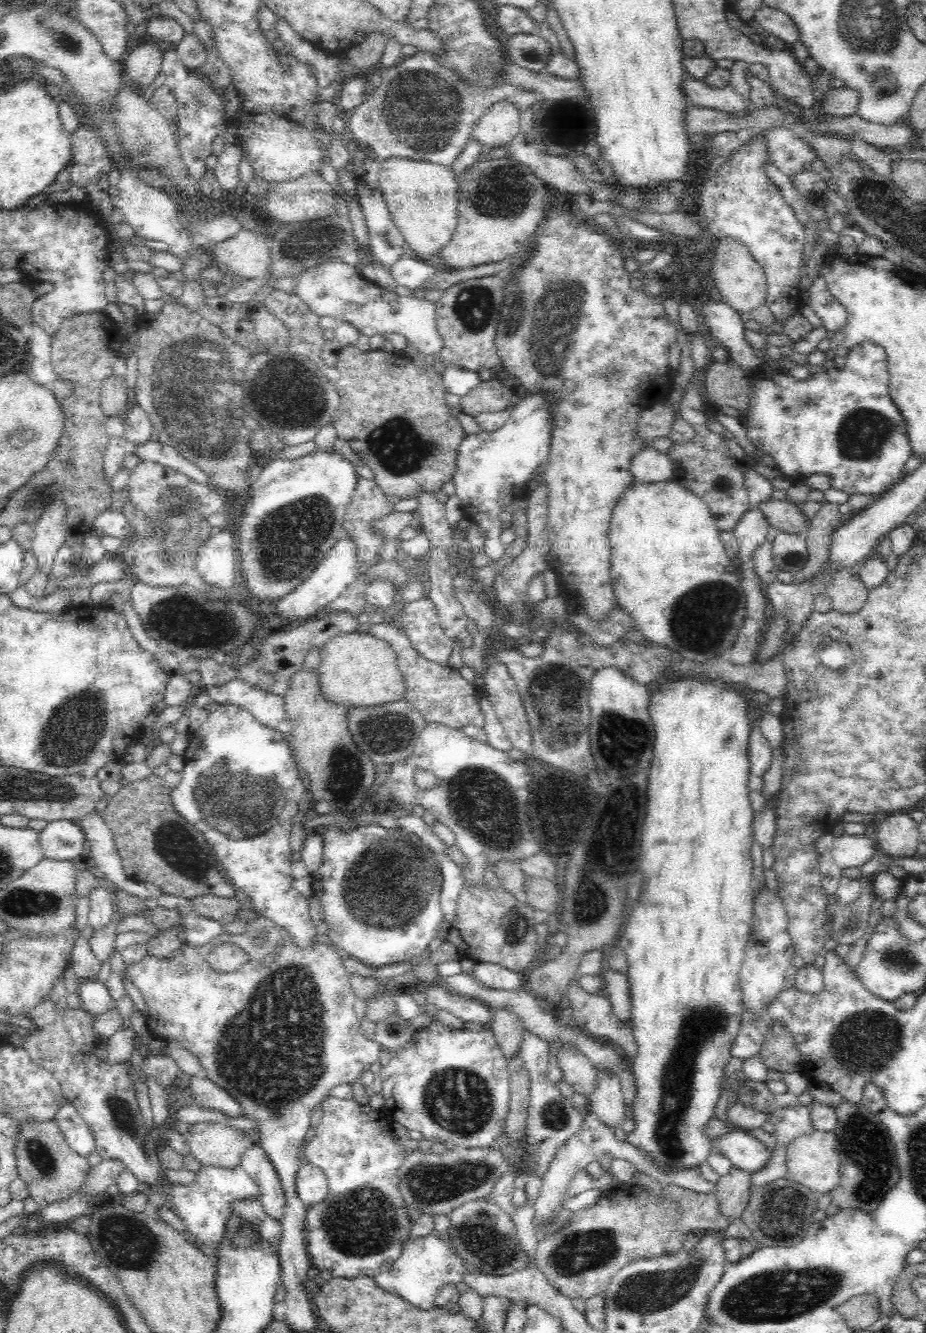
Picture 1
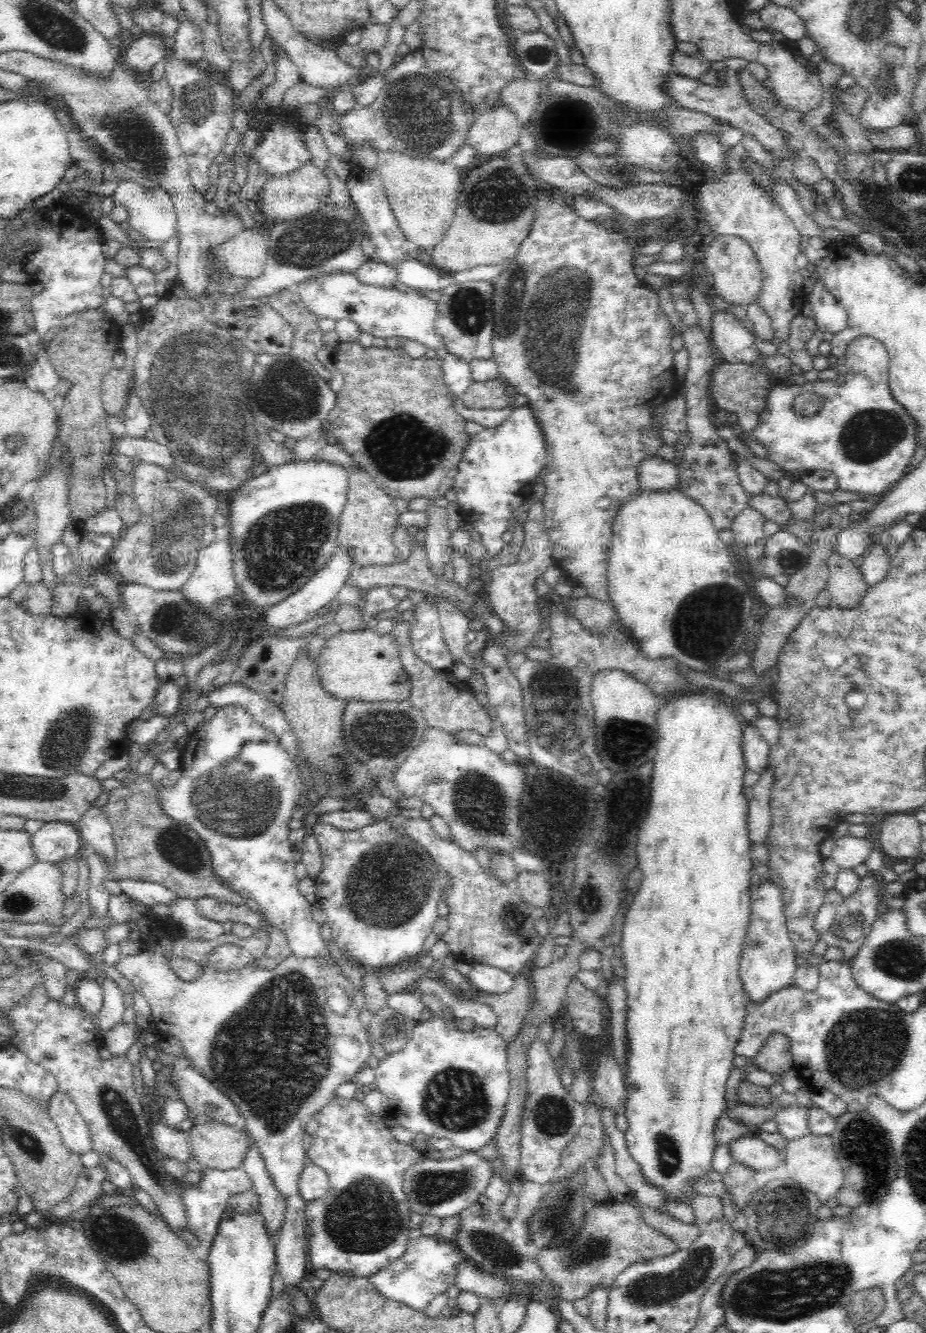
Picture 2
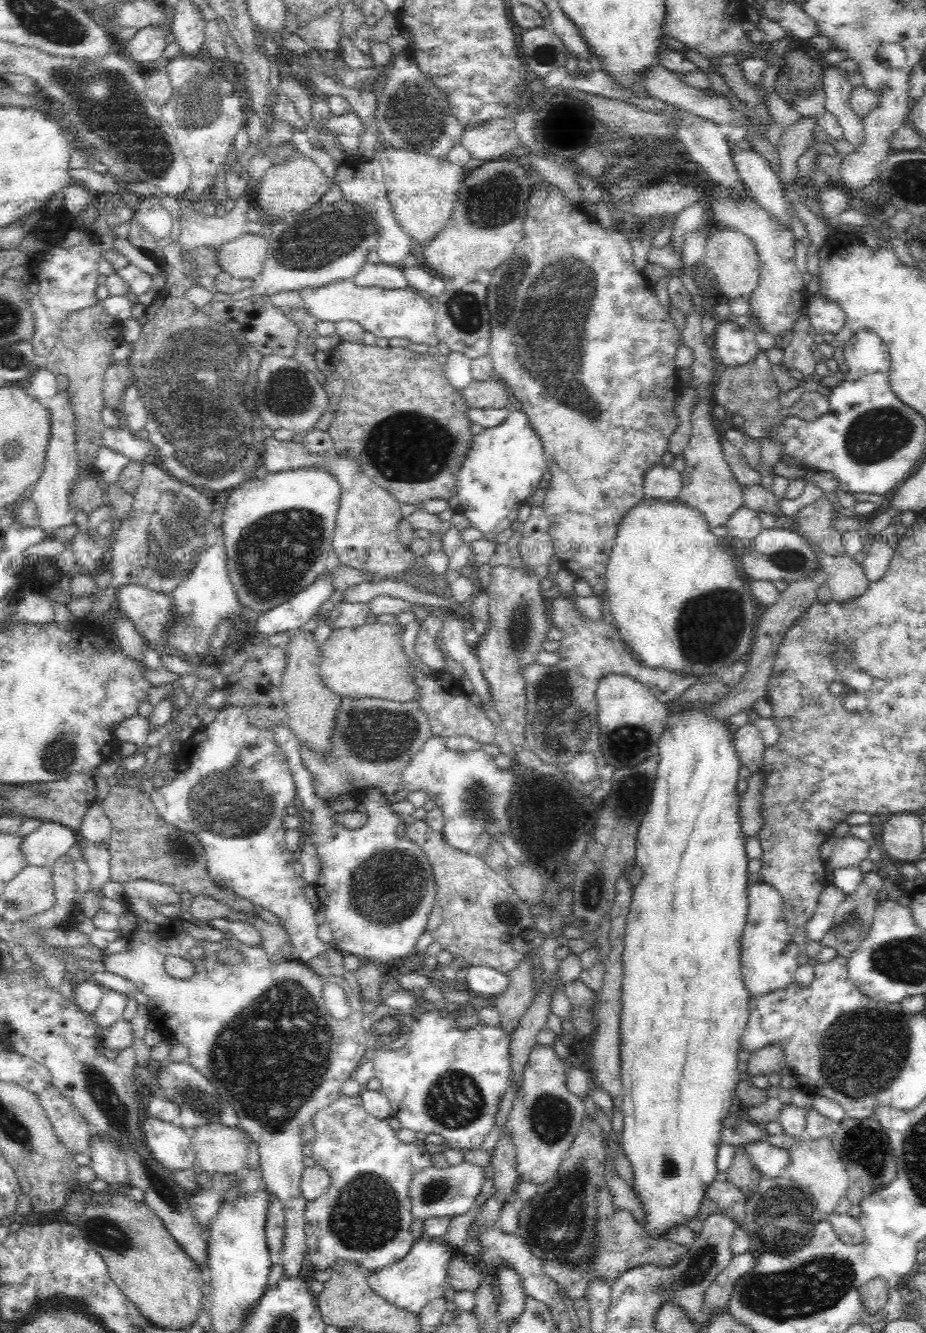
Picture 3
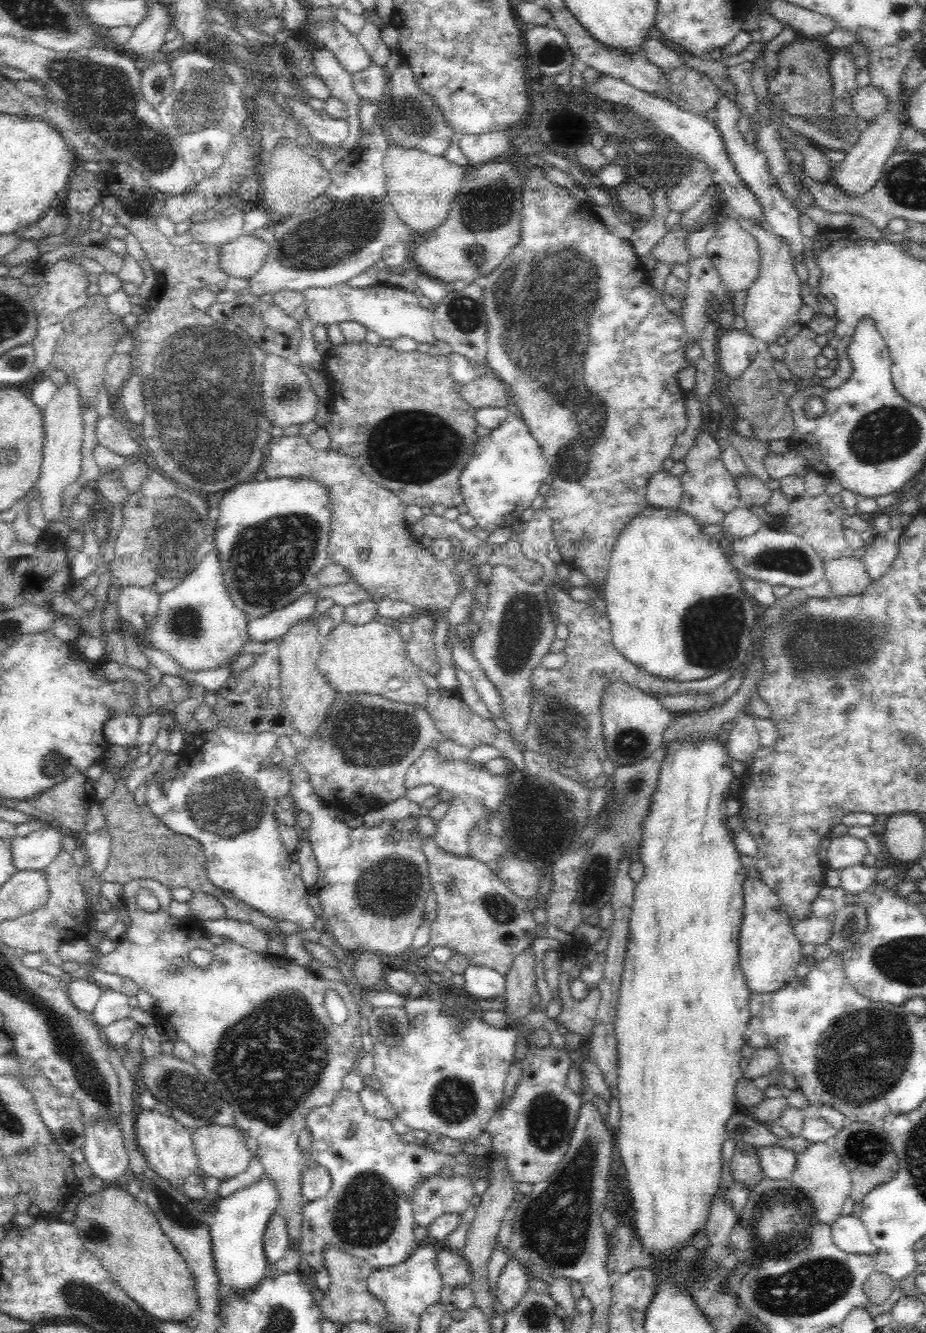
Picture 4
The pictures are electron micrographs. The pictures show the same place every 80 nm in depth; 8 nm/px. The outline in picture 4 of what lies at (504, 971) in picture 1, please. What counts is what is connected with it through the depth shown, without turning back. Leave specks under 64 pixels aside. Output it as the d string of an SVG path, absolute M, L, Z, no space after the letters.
M470 965L464 972L465 995L483 999L501 998L505 992L505 975L486 966Z

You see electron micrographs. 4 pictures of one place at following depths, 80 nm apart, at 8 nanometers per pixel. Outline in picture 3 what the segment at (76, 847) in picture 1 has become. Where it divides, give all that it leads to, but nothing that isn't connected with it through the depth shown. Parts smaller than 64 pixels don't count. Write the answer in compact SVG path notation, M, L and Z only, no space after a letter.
M52 821L43 823L32 834L23 838L29 866L52 866L61 856L68 855L76 845L76 830Z

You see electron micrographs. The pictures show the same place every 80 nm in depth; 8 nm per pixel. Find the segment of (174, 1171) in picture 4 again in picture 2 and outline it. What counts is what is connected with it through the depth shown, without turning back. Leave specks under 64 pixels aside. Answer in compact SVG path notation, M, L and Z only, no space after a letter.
M161 1123L151 1124L151 1135L158 1154L187 1163L192 1155L186 1132Z

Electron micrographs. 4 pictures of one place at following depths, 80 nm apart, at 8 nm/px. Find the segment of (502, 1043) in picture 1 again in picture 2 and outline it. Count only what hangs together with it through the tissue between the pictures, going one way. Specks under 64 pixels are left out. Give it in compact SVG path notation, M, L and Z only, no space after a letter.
M527 971L514 975L515 983L512 990L499 995L490 995L484 991L476 991L478 1002L484 1002L496 1013L494 1030L502 1037L507 1048L521 1031L526 1018L528 1002L532 1001L530 979Z

